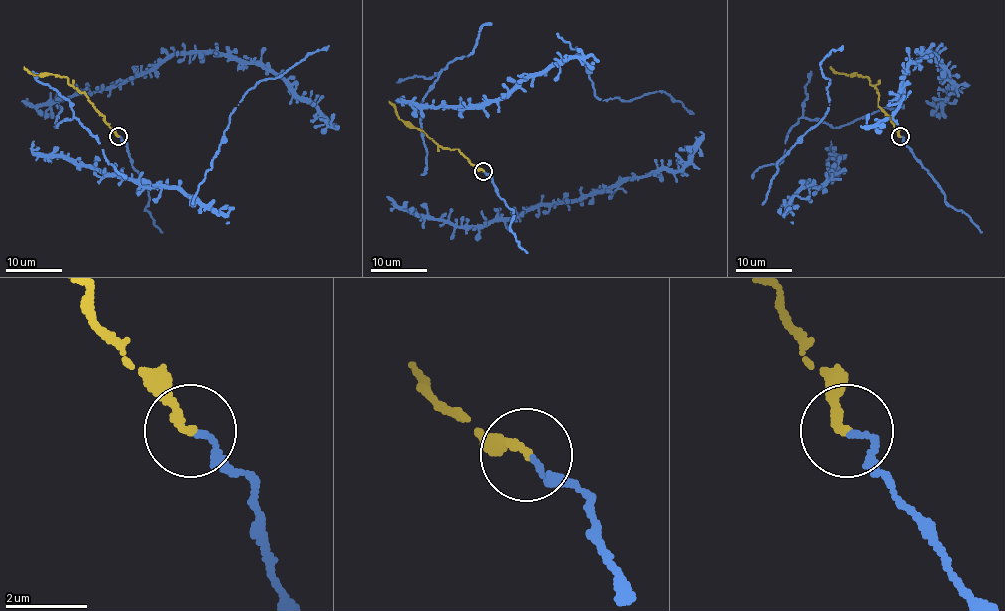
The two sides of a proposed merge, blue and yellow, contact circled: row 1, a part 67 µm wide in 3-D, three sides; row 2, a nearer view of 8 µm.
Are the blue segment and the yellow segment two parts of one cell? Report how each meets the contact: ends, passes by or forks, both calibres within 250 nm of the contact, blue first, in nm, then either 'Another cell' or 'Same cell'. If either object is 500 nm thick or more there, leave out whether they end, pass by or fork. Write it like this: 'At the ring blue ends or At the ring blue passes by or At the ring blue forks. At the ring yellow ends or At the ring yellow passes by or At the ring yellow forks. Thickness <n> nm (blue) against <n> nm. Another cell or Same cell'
At the ring blue ends. At the ring yellow ends. Thickness 140 nm (blue) against 220 nm. Same cell

